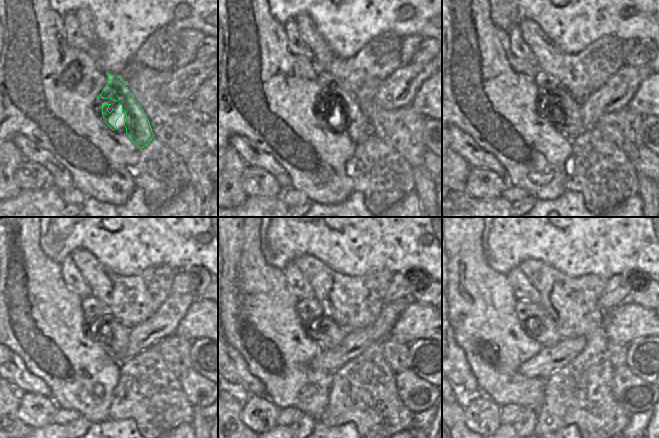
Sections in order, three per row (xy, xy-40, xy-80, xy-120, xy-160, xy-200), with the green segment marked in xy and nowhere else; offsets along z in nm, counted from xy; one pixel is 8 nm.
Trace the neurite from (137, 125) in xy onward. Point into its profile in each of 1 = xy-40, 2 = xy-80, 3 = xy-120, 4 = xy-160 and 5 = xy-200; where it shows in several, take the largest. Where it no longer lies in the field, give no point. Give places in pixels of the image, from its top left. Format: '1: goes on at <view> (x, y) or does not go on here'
1: goes on at xy-40 (331, 94)
2: goes on at xy-80 (554, 103)
3: goes on at xy-120 (101, 326)
4: goes on at xy-160 (318, 326)
5: goes on at xy-200 (537, 324)

